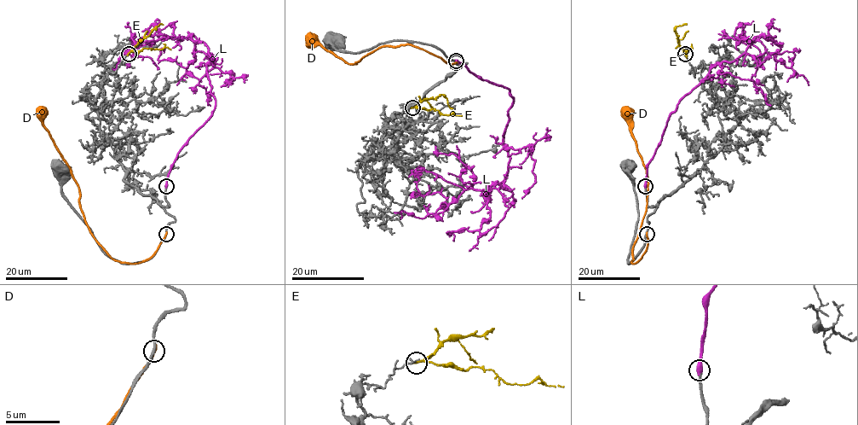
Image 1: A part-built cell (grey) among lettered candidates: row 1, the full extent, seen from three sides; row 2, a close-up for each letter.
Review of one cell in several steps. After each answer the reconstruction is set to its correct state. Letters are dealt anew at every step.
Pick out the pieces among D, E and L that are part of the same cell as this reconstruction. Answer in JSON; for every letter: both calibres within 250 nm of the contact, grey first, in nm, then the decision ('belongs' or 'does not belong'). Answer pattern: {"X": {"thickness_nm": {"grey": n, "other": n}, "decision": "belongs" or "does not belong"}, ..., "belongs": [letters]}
{"D": {"thickness_nm": {"grey": 280, "other": 300}, "decision": "does not belong"}, "E": {"thickness_nm": {"grey": 160, "other": 240}, "decision": "does not belong"}, "L": {"thickness_nm": {"grey": 340, "other": 550}, "decision": "belongs"}, "belongs": ["L"]}

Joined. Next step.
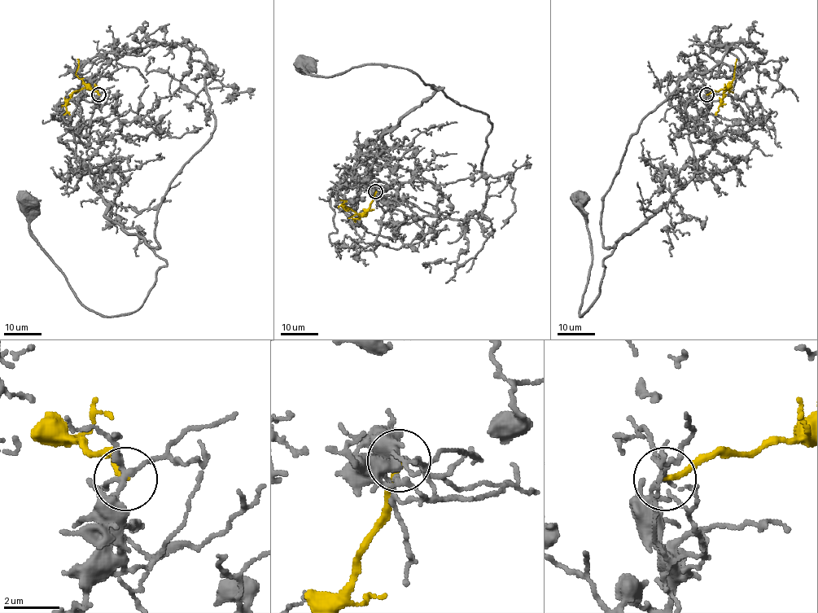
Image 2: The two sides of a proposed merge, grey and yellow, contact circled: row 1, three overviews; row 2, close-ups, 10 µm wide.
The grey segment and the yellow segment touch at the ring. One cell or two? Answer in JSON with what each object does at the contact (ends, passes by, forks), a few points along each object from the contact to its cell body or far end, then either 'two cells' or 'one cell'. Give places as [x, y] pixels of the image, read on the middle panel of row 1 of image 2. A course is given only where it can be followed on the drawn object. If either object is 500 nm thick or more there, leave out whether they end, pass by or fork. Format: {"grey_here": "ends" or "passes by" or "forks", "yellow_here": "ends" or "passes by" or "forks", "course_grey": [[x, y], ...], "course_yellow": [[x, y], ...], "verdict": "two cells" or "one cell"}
{"grey_here": "forks", "yellow_here": "ends", "course_grey": [[376, 191], [351, 173], [369, 180], [382, 137], [443, 88], [382, 66], [317, 76], [302, 61]], "course_yellow": [[376, 191], [369, 208], [360, 216], [340, 200]], "verdict": "two cells"}

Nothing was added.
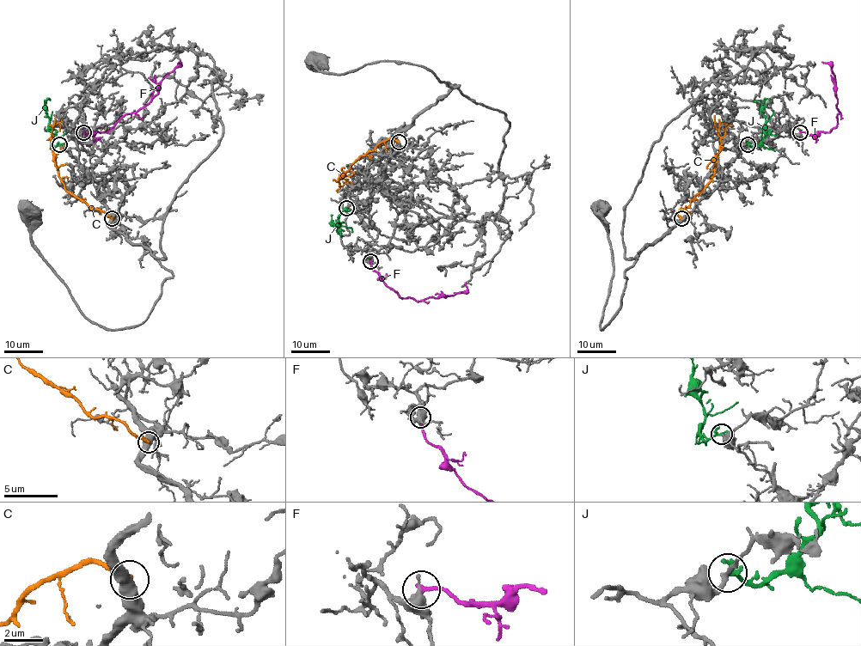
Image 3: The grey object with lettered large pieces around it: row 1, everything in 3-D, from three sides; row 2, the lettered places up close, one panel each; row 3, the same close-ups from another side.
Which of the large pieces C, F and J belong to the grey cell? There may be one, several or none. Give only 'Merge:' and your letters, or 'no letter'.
Merge: J

